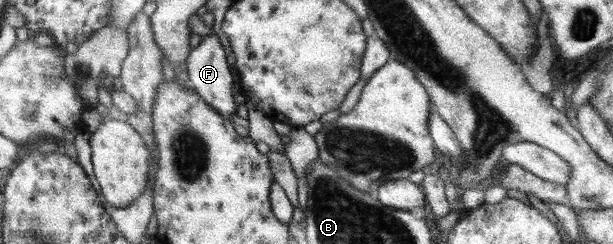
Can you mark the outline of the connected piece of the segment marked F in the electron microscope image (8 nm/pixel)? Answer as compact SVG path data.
M216 34L202 37L201 43L189 51L187 60L187 85L190 86L208 105L211 105L222 116L230 119L236 114L234 95L234 79L230 65L226 62L226 51Z

